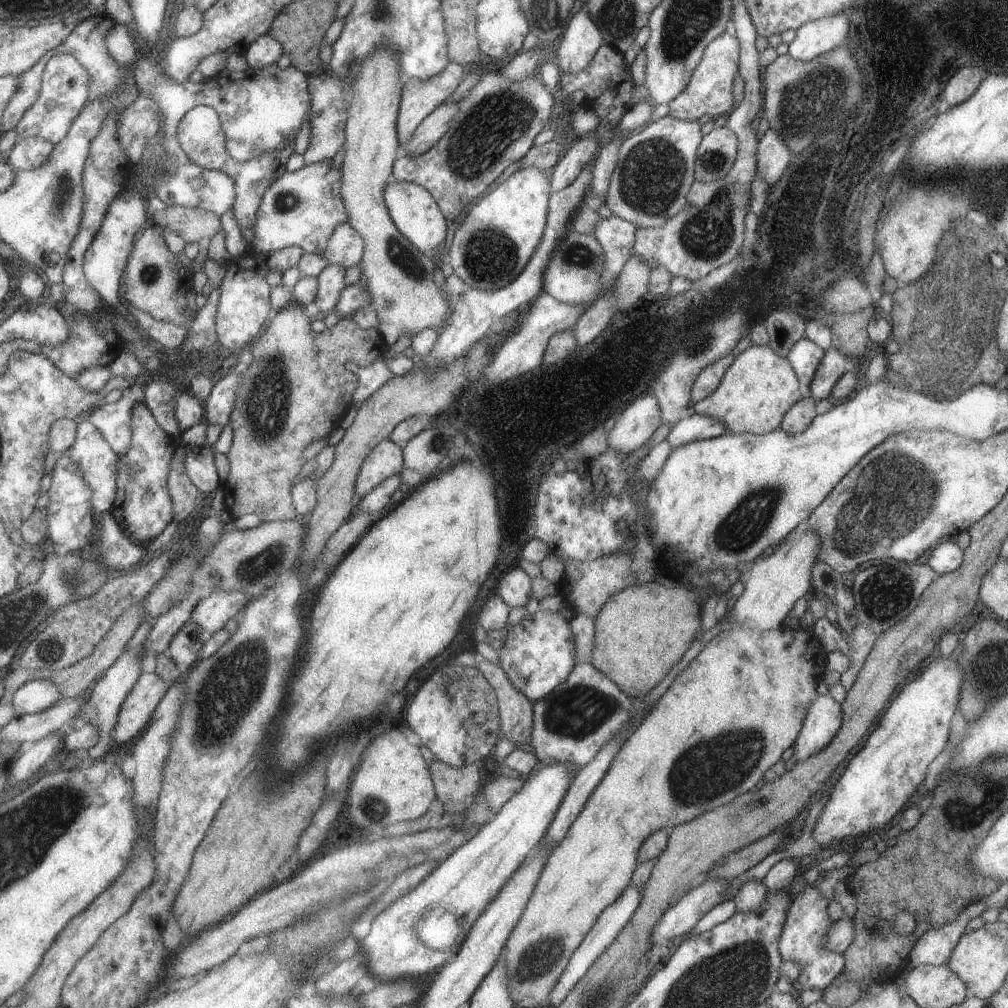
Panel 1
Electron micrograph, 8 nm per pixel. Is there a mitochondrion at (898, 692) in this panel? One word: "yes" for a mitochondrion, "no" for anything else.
no

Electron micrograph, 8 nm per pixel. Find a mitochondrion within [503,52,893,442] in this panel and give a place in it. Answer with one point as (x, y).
(808, 103)

